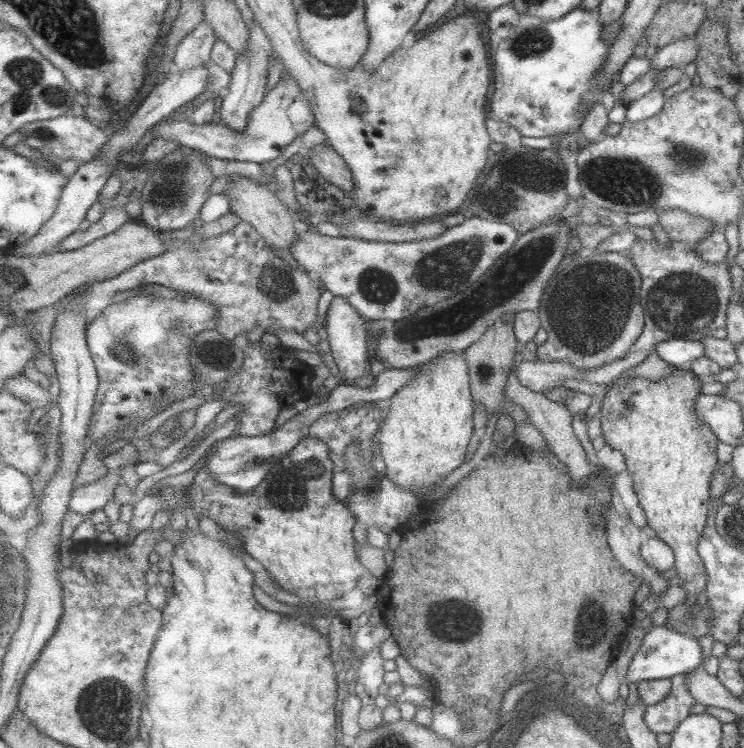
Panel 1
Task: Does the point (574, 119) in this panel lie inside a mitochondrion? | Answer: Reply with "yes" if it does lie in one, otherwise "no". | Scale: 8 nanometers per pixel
no

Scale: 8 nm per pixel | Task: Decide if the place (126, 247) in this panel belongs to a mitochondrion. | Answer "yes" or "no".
no

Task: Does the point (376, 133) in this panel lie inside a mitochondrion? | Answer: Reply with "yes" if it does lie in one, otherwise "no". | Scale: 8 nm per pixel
no

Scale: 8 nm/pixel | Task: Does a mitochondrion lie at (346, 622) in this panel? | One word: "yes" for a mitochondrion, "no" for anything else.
no

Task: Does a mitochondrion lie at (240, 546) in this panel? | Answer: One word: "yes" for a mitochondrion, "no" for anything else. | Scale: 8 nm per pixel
no

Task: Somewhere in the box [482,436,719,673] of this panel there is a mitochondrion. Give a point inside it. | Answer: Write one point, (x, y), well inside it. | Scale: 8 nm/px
(591, 618)

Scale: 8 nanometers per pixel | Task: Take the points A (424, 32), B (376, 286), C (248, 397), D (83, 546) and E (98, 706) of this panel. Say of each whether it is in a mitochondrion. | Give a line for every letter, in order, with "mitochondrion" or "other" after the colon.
A: other
B: mitochondrion
C: other
D: other
E: mitochondrion

